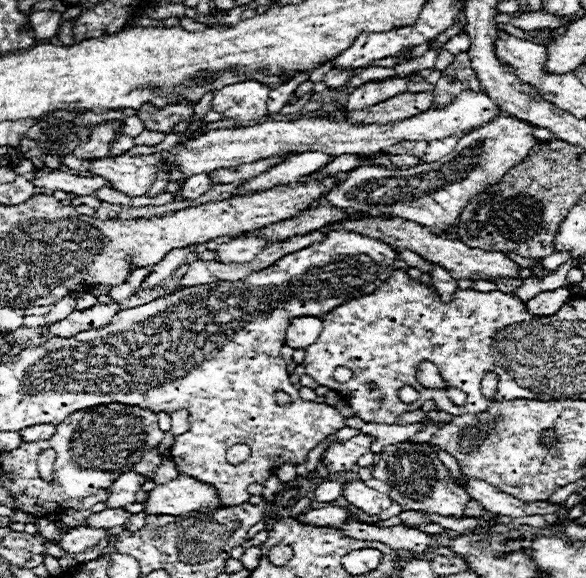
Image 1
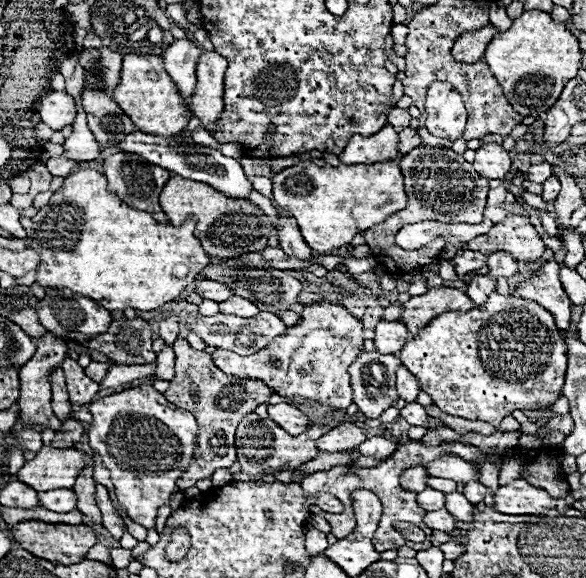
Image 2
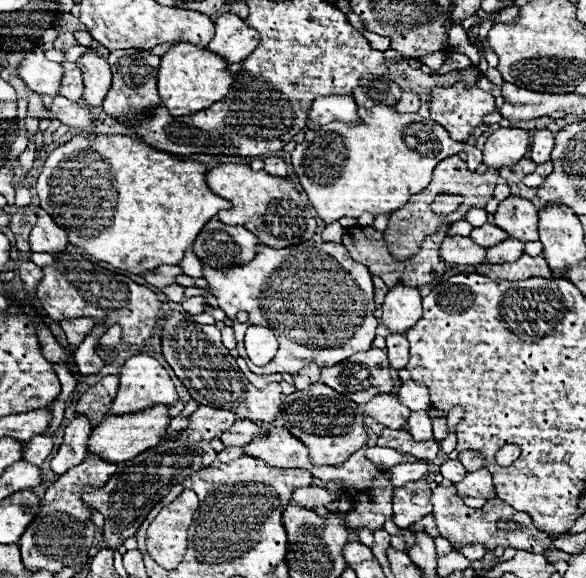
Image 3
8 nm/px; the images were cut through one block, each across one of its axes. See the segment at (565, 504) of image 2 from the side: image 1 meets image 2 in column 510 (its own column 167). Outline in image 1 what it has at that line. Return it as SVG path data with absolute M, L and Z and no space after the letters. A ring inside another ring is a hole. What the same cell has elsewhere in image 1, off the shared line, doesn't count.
M178 476L166 484L158 484L148 492L144 502L146 514L184 516L200 508L220 508L214 488L190 476Z

